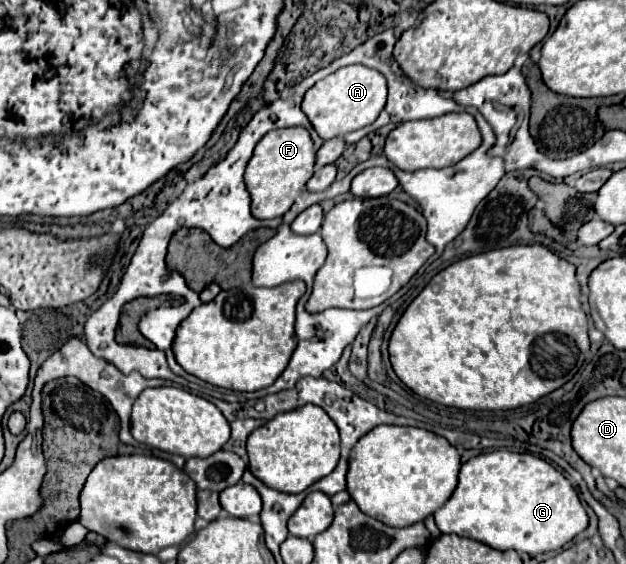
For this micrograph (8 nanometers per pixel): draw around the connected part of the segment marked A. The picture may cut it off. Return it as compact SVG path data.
M347 65L317 81L303 97L301 111L311 121L313 129L323 141L333 137L343 137L345 133L357 131L371 125L387 101L387 81L375 69L363 65Z

